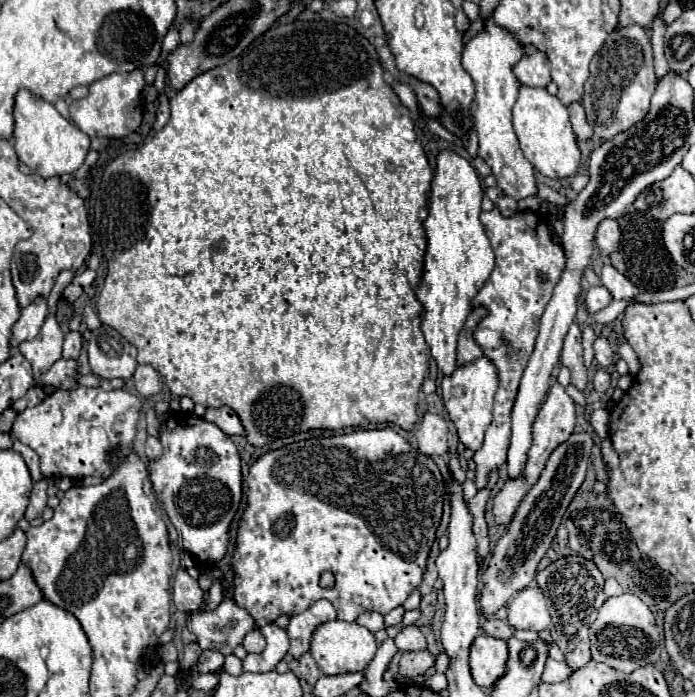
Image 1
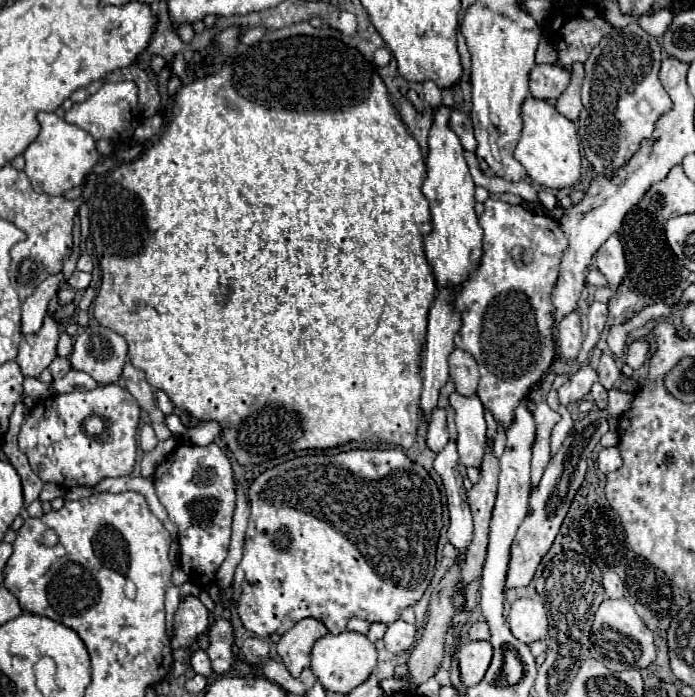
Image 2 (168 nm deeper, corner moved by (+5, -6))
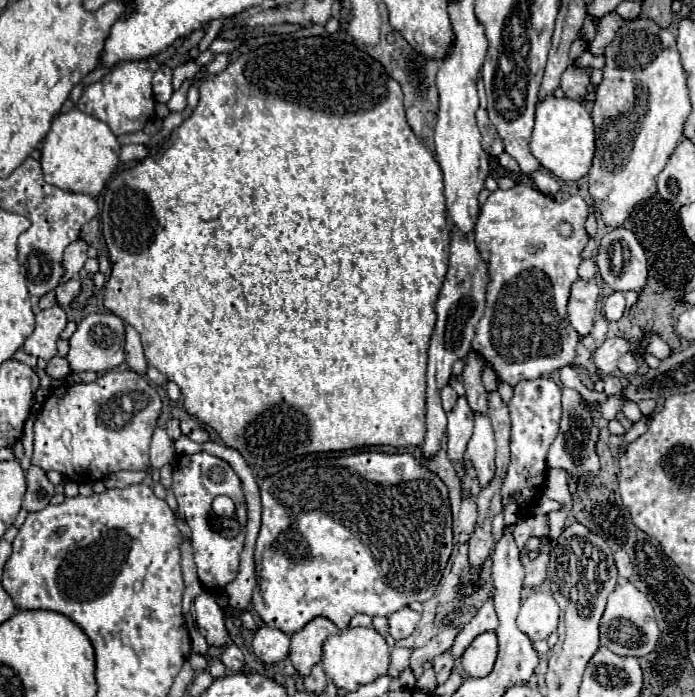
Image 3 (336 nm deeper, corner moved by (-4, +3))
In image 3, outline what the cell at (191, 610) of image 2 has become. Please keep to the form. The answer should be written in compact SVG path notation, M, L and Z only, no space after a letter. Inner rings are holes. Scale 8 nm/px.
M202 592L190 608L200 634L210 646L224 646L228 642L228 630L224 626L224 612L210 592Z

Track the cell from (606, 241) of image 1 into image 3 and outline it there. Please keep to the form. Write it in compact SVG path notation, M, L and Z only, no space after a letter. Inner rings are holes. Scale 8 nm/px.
M628 228L610 230L598 248L596 266L602 280L616 292L640 292L648 280L646 254Z

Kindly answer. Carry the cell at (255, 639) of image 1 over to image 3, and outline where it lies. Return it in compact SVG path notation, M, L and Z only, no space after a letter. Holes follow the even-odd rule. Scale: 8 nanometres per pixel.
M262 626L252 640L252 648L262 662L280 662L290 650L290 636L276 628Z

